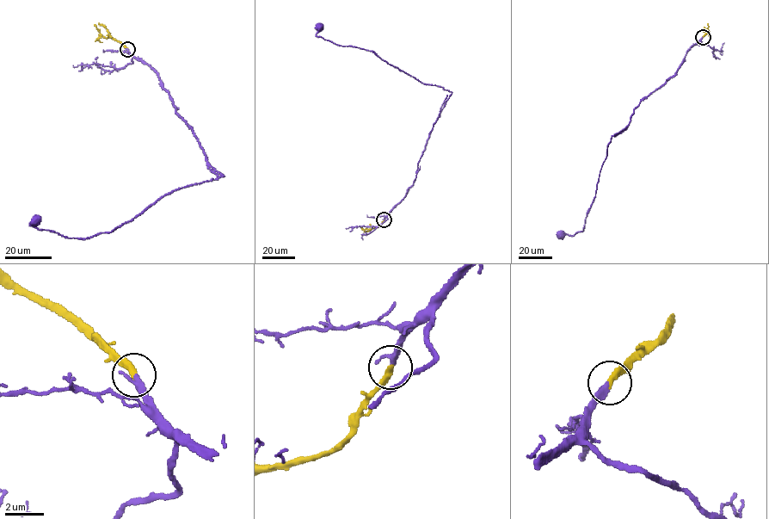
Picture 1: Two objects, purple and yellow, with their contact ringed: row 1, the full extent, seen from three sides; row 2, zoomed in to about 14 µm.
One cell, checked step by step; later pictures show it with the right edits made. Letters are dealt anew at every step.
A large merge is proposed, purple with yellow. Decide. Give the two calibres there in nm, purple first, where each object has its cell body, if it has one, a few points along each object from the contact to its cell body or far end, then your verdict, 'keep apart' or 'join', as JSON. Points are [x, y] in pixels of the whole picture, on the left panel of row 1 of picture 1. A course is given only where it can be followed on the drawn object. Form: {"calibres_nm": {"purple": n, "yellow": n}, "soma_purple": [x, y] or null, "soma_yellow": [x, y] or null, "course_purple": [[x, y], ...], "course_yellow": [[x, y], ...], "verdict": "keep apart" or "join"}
{"calibres_nm": {"purple": 240, "yellow": 320}, "soma_purple": [35, 219], "soma_yellow": null, "course_purple": [[128, 49], [154, 71], [207, 164], [224, 176], [176, 188], [89, 237], [38, 229], [35, 219]], "course_yellow": [[127, 49], [110, 37], [100, 34], [94, 25]], "verdict": "join"}

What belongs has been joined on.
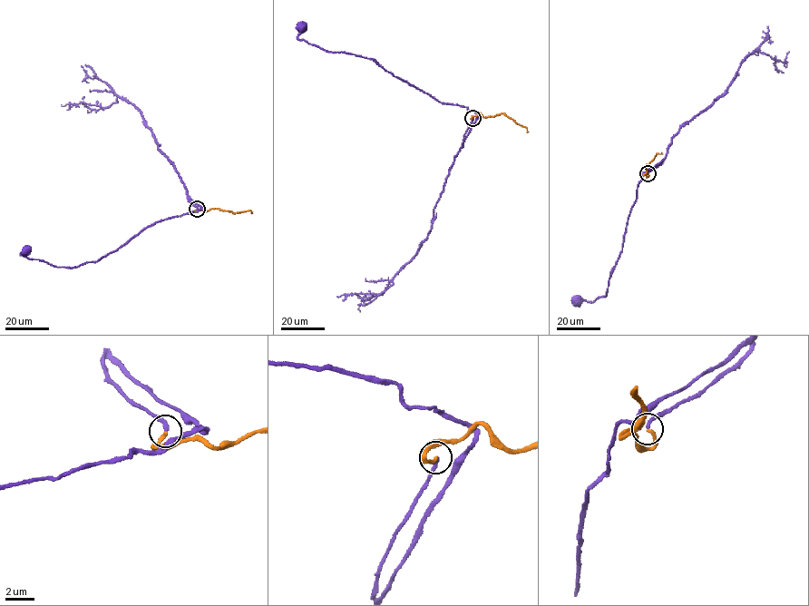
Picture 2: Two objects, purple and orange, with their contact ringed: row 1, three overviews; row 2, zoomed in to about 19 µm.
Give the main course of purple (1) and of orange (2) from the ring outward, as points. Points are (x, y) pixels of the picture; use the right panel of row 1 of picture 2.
1: (648, 173), (663, 161), (643, 172), (638, 183), (622, 250), (610, 274), (605, 297), (592, 302), (575, 300)
2: (648, 173), (648, 176), (644, 174), (647, 171), (644, 165), (648, 164), (656, 154), (662, 153)

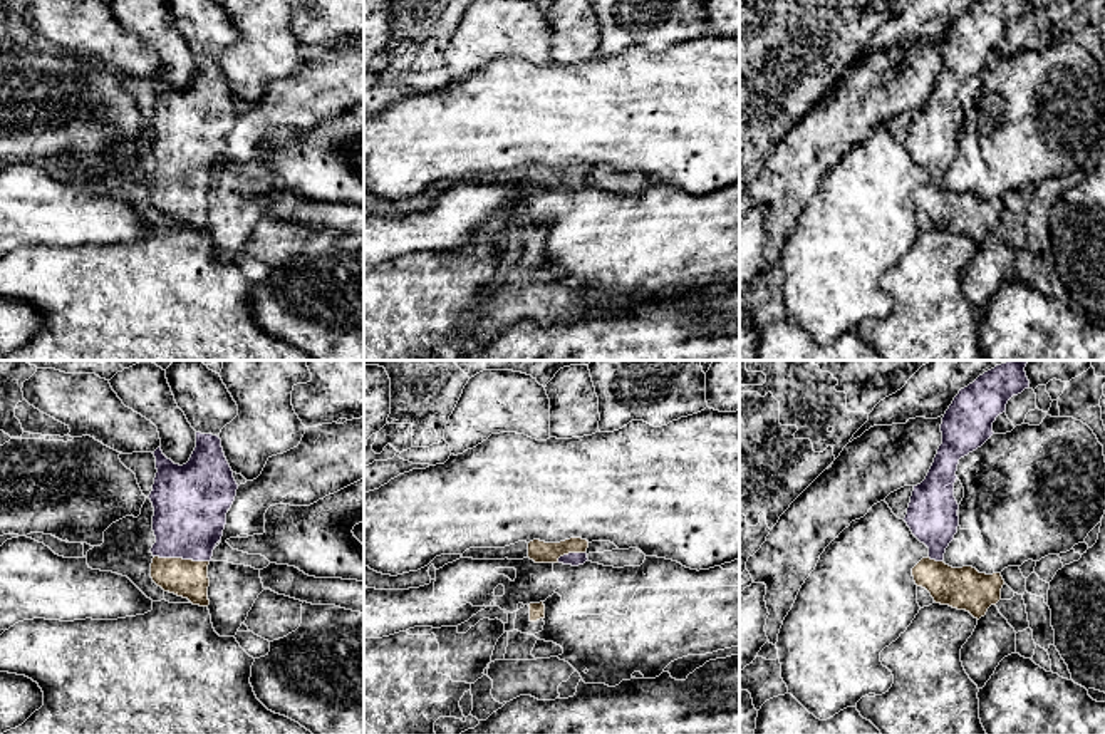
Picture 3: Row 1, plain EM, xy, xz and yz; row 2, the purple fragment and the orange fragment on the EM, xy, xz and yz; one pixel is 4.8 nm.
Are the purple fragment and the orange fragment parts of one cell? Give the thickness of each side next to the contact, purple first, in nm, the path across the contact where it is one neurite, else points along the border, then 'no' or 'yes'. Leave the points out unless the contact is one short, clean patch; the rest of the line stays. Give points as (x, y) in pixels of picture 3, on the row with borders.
calibres 360 and 180 nm; way xy (190, 506), (181, 557), (181, 568), (186, 578); yes

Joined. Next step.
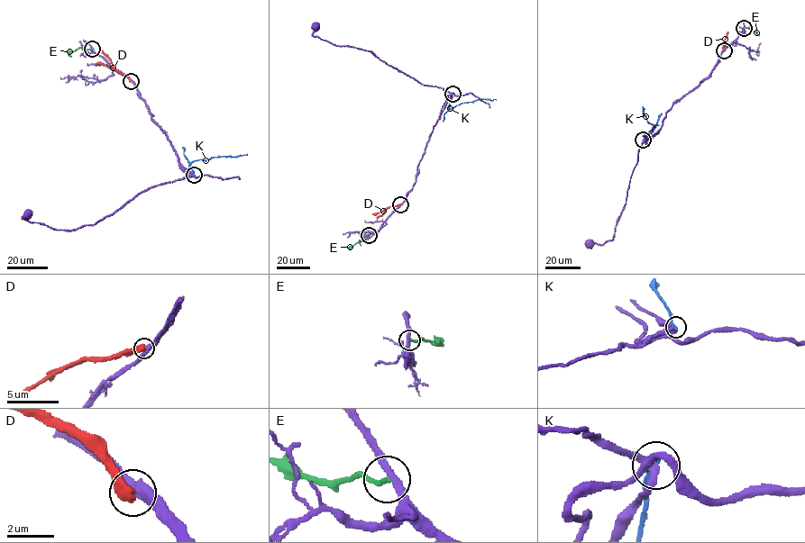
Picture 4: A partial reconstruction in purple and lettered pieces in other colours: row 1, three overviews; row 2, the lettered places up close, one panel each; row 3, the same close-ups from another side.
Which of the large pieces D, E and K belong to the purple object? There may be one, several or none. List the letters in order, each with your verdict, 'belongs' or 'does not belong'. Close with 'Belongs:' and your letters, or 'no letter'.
D: does not belong
E: does not belong
K: does not belong
Belongs: no letter

